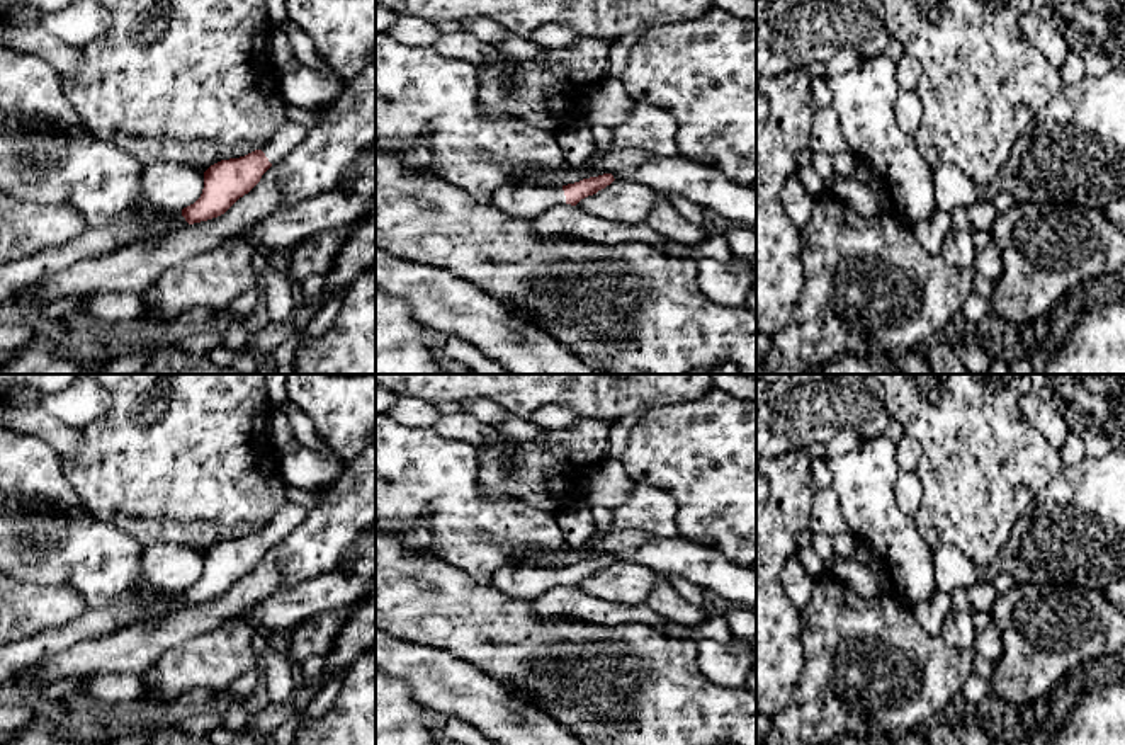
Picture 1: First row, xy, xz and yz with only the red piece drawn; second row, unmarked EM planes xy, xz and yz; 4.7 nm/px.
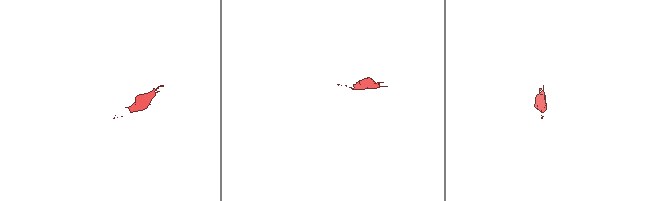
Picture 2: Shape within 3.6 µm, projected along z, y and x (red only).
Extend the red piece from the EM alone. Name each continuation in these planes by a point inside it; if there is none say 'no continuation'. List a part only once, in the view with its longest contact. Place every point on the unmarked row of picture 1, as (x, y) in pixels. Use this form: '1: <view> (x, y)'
1: xy (293, 514)
2: xz (525, 582)

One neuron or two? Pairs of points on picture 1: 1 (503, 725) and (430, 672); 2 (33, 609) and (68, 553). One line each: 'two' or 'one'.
1: one
2: two

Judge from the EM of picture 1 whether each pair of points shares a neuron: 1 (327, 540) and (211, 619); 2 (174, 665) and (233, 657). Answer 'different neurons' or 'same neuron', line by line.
1: same neuron
2: same neuron

